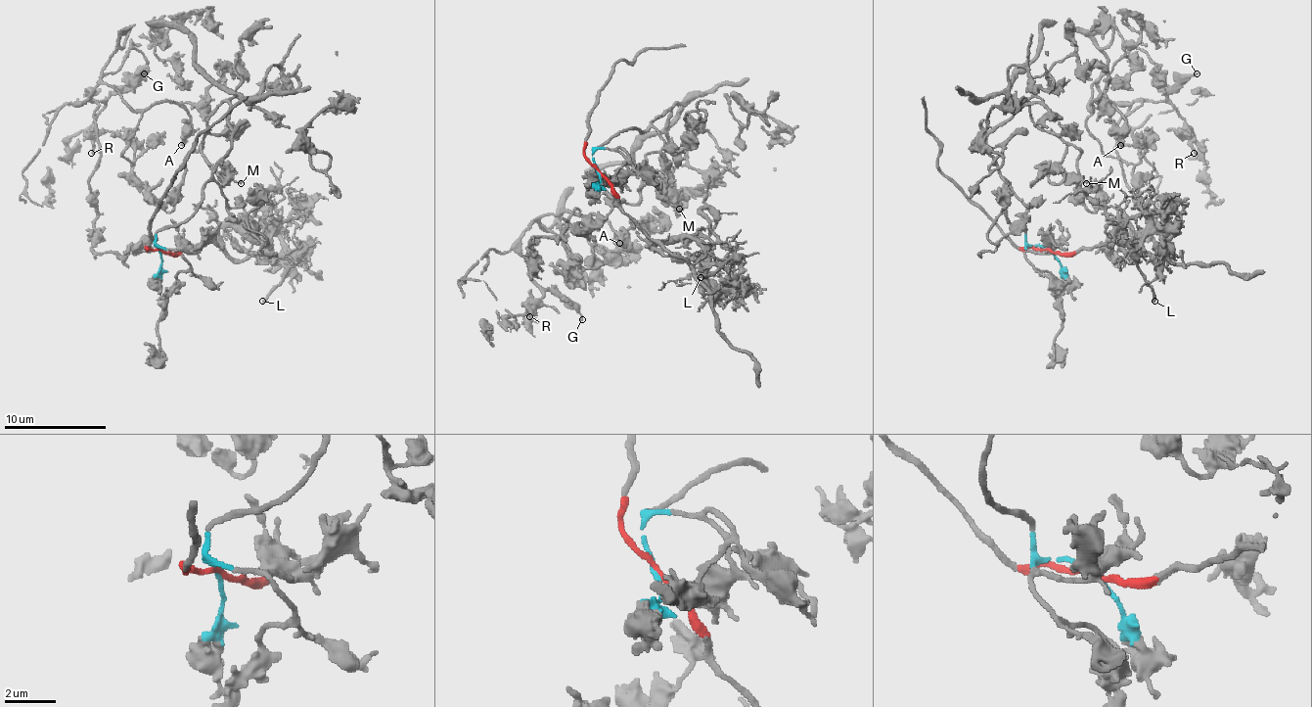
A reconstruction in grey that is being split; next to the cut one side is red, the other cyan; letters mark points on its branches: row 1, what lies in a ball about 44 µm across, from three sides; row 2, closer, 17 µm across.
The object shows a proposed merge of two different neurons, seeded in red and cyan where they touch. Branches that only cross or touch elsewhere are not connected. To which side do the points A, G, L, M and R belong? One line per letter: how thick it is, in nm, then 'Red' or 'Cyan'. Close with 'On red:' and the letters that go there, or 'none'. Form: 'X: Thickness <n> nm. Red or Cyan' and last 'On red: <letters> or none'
A: Thickness 380 nm. Cyan
G: Thickness 180 nm. Cyan
L: Thickness 190 nm. Red
M: Thickness 160 nm. Cyan
R: Thickness 180 nm. Cyan
On red: L

